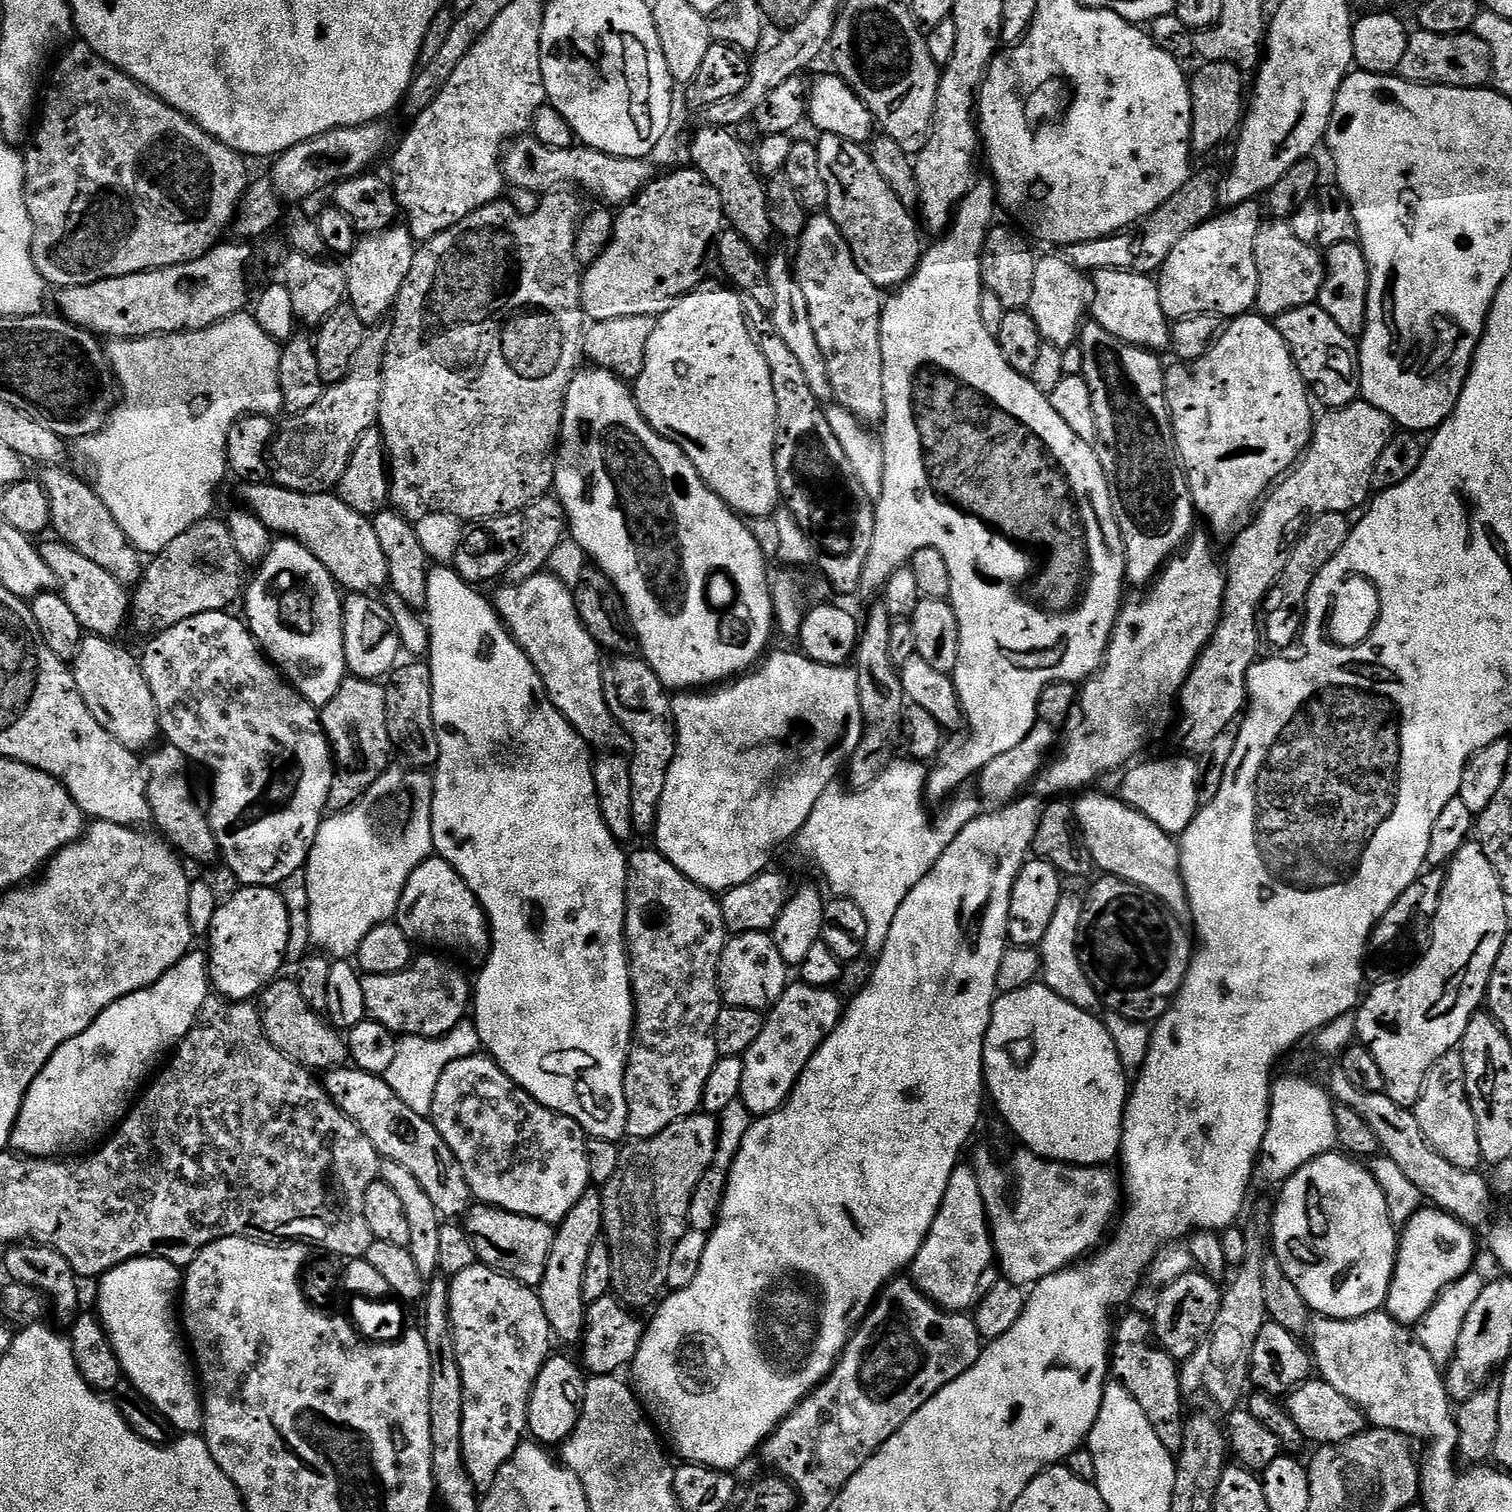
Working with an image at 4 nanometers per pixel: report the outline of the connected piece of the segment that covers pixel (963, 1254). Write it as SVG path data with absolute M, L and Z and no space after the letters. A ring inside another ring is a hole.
M957 1166L950 1174L950 1182L946 1186L946 1194L942 1198L942 1206L938 1206L938 1214L930 1226L930 1234L926 1234L926 1242L922 1242L922 1250L912 1259L911 1279L917 1288L932 1301L933 1304L949 1312L964 1312L977 1303L978 1280L982 1272L993 1267L994 1253L992 1236L988 1232L988 1222L984 1218L982 1192L978 1190L978 1178L975 1167Z

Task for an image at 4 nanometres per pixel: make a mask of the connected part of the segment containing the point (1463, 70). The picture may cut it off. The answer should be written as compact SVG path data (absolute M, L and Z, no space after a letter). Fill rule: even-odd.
M1416 30L1409 35L1406 42L1406 54L1402 54L1398 74L1412 84L1445 84L1448 88L1483 88L1492 79L1492 55L1486 42L1482 42L1482 38L1478 38L1473 31L1434 34Z

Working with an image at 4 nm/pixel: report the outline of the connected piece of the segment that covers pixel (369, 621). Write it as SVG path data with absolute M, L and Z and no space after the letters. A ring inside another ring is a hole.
M351 593L345 597L343 642L345 667L349 673L360 679L376 680L397 665L402 641L388 608L383 601L372 597L365 593Z

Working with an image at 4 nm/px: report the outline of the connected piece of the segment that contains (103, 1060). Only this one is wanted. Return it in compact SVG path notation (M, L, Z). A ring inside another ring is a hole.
M189 951L165 976L158 978L158 982L102 1010L102 1014L98 1014L96 1021L82 1030L82 1034L62 1042L62 1046L54 1050L46 1066L42 1066L38 1078L34 1078L14 1122L10 1144L19 1155L68 1158L83 1153L103 1141L127 1116L142 1085L153 1075L152 1067L156 1063L159 1065L186 1038L186 1034L190 1034L196 1019L200 1017L201 1008L210 999L208 958L203 951L196 951Z

